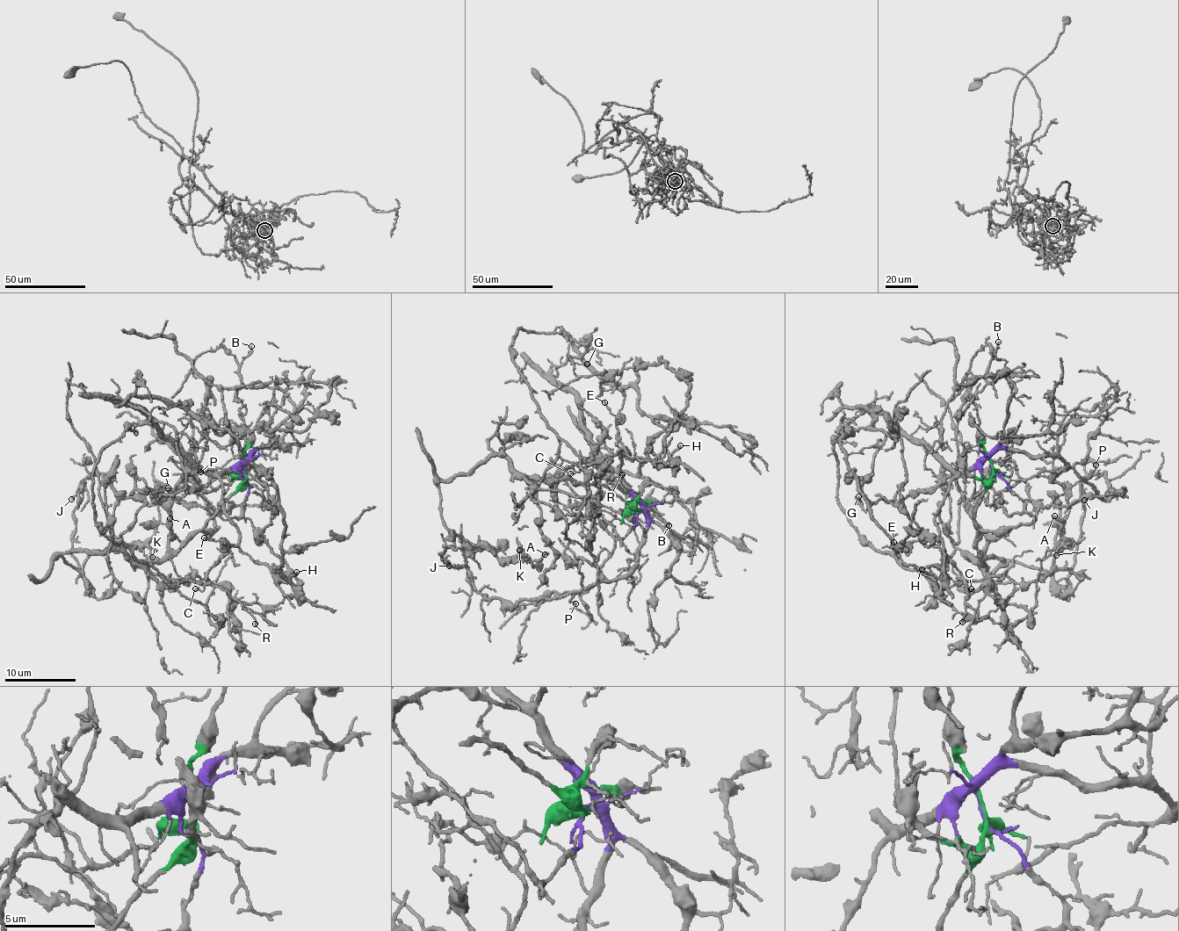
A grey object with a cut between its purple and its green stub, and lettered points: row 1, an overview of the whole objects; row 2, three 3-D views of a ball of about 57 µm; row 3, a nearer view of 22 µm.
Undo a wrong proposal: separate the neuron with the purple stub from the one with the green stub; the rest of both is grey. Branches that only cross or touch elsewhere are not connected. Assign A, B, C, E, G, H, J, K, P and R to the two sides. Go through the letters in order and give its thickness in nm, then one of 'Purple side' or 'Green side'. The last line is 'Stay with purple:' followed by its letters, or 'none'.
A: Thickness 170 nm. Green side
B: Thickness 150 nm. Purple side
C: Thickness 150 nm. Purple side
E: Thickness 150 nm. Purple side
G: Thickness 130 nm. Purple side
H: Thickness 180 nm. Purple side
J: Thickness 150 nm. Purple side
K: Thickness 170 nm. Green side
P: Thickness 140 nm. Purple side
R: Thickness 130 nm. Purple side
Stay with purple: B, C, E, G, H, J, P, R

